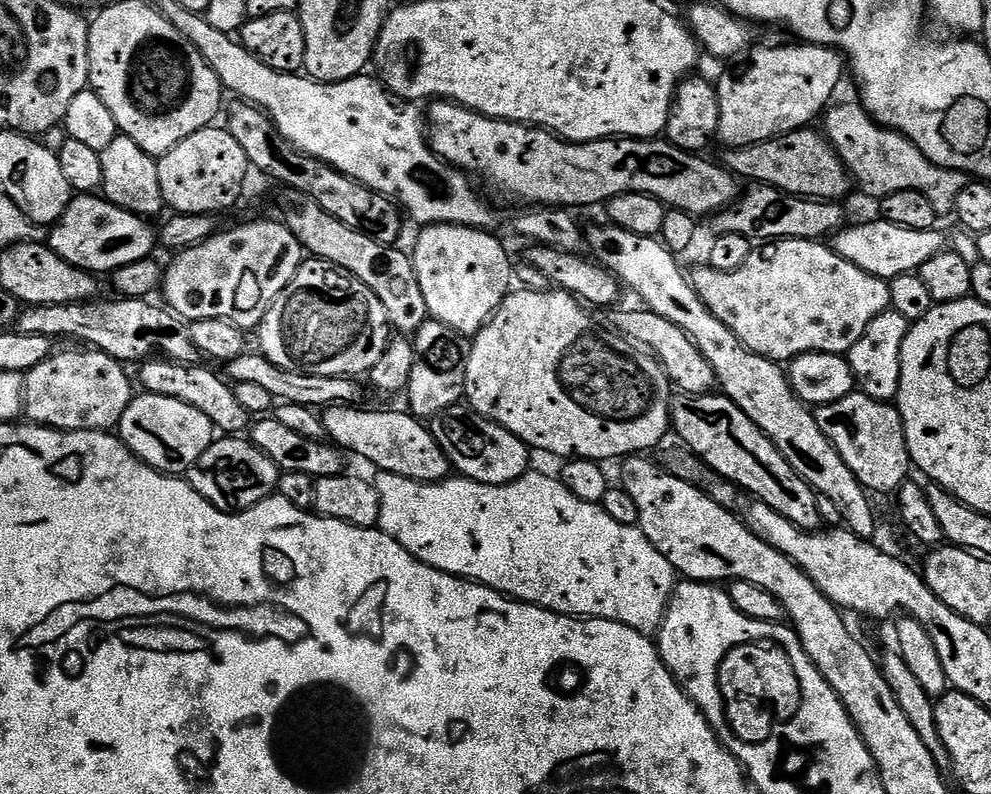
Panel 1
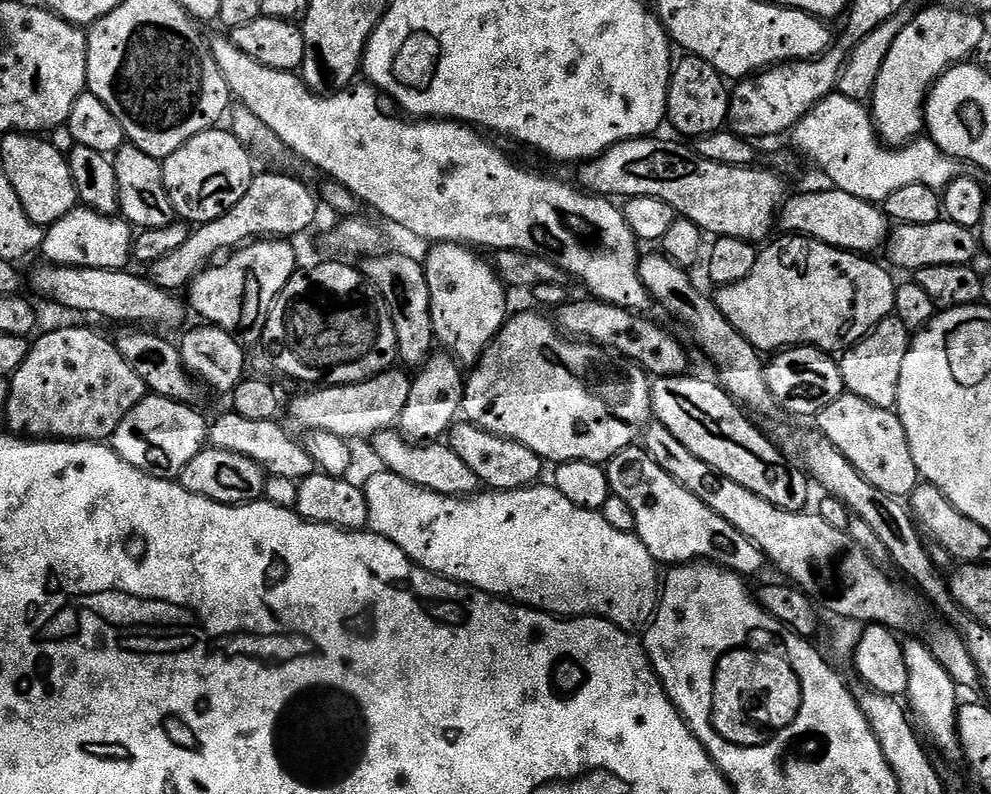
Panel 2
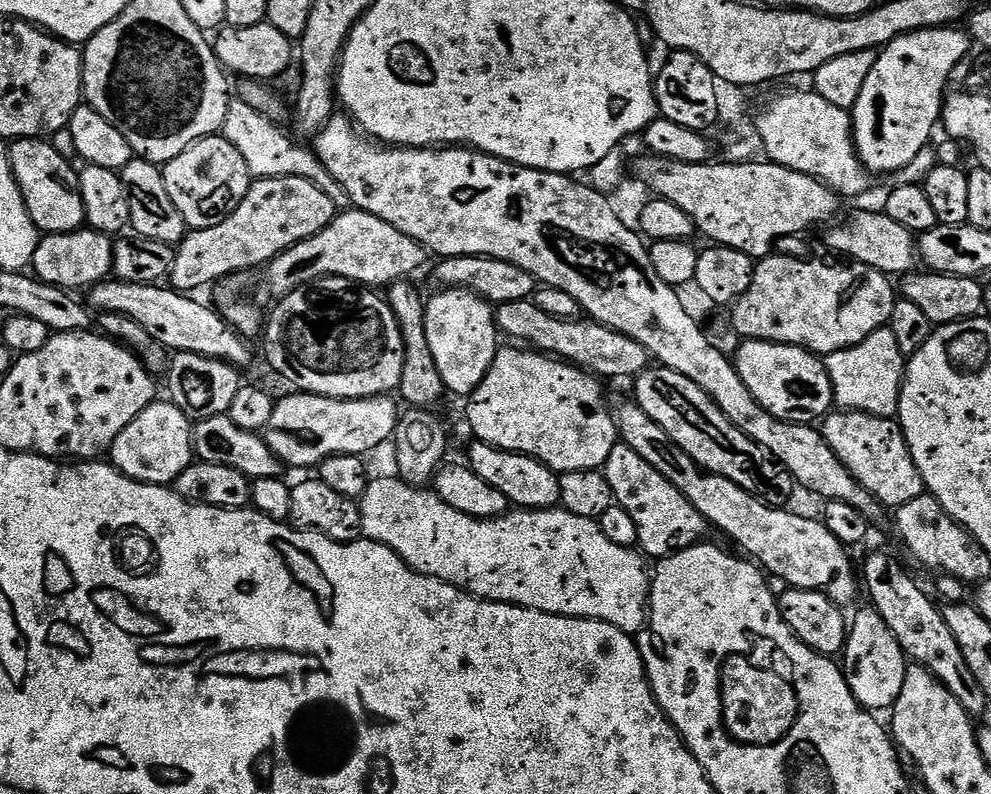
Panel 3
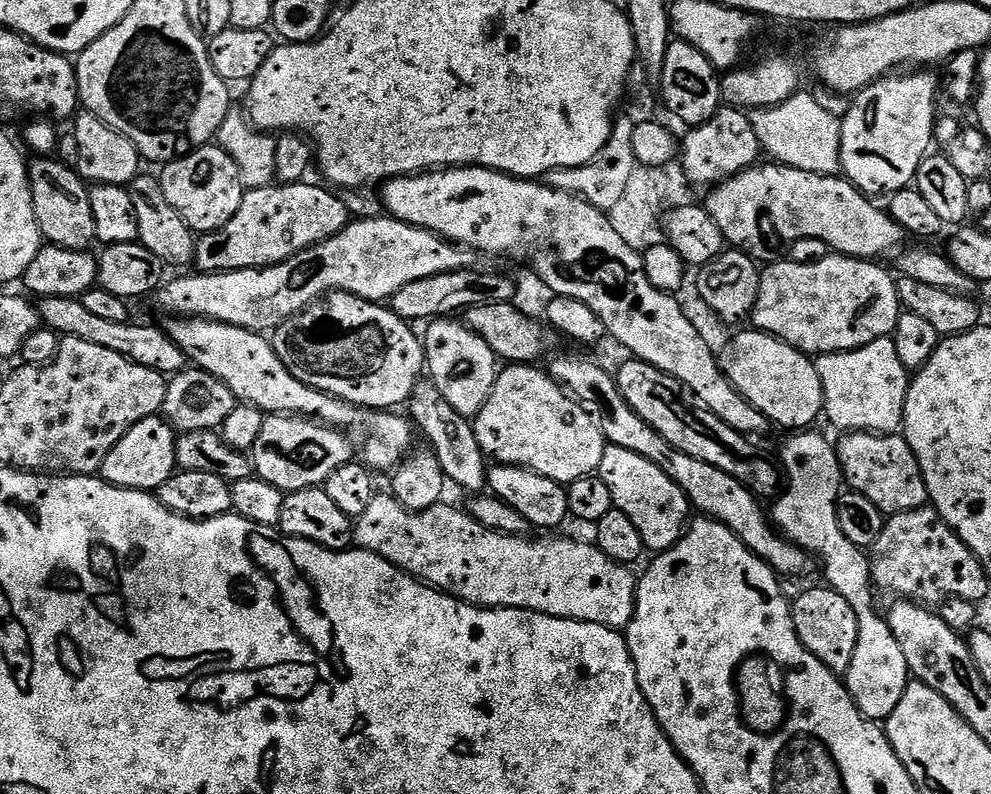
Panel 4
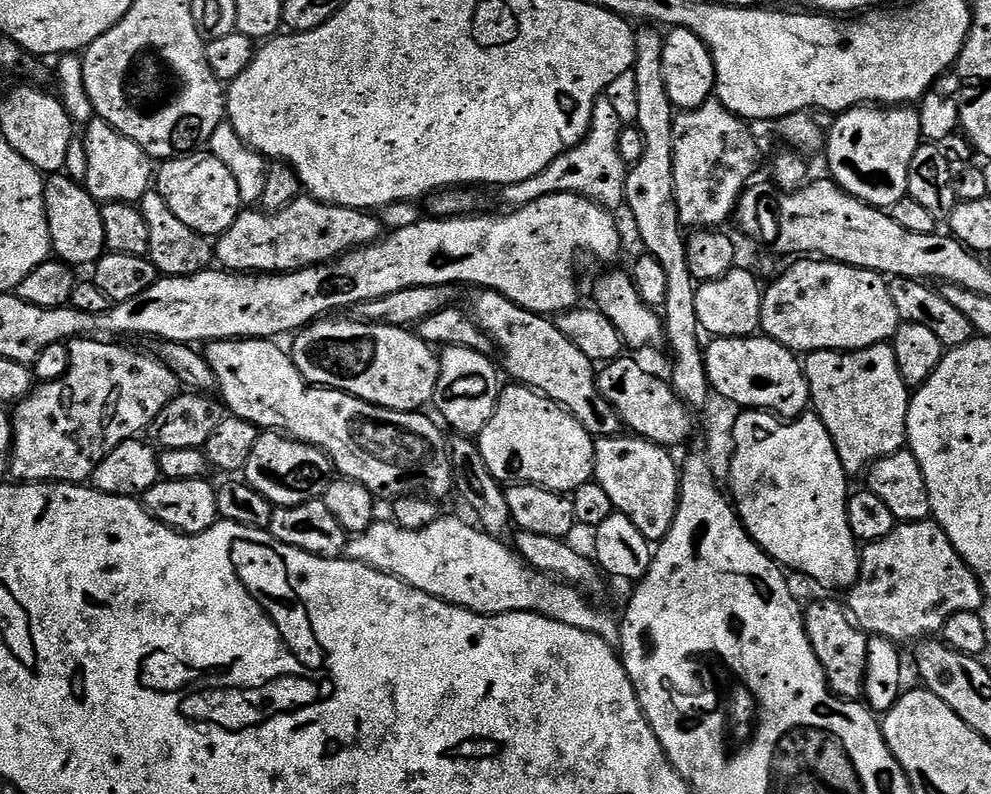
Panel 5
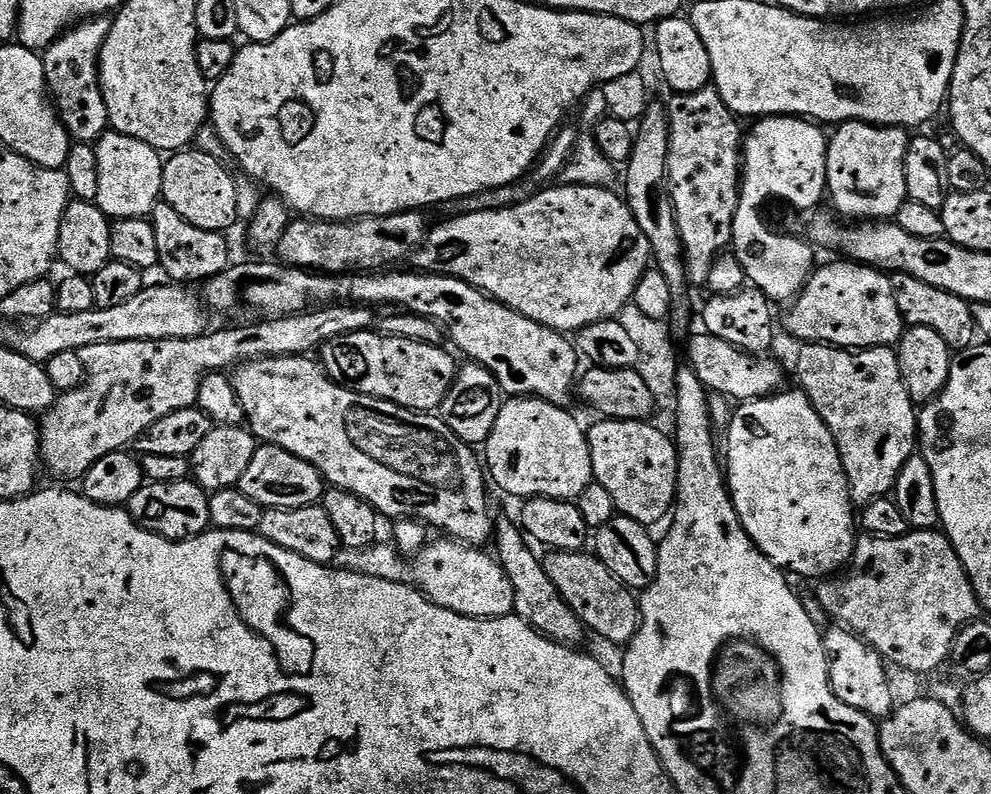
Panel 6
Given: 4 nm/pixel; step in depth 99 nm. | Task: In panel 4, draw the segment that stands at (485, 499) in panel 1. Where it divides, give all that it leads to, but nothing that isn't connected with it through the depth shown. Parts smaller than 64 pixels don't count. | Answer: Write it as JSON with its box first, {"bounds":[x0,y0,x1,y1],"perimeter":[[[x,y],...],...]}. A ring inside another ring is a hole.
{"bounds":[354,494,637,630],"perimeter":[[[378,494],[370,502],[370,507],[362,515],[354,520],[354,544],[357,549],[365,552],[373,552],[386,562],[390,562],[394,567],[401,568],[409,576],[415,576],[417,580],[447,592],[449,596],[456,597],[457,600],[465,600],[467,604],[475,604],[478,608],[525,608],[531,612],[541,612],[547,616],[557,616],[567,620],[581,620],[591,624],[601,624],[607,628],[617,630],[627,629],[628,623],[632,620],[632,615],[636,609],[636,586],[637,577],[632,577],[633,569],[626,564],[614,562],[603,550],[596,547],[595,543],[583,544],[580,540],[532,540],[528,536],[508,536],[504,532],[495,532],[486,526],[482,526],[467,511],[459,512],[456,508],[451,508],[448,502],[441,502],[433,506],[430,510],[421,512],[411,512],[400,505],[391,494]]]}

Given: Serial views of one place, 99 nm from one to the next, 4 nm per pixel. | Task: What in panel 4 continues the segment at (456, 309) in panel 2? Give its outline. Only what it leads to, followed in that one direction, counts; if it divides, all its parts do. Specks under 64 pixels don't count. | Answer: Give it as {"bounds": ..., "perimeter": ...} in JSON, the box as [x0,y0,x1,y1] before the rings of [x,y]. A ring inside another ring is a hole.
{"bounds":[422,318,498,418],"perimeter":[[[441,318],[431,321],[422,332],[426,372],[438,386],[438,394],[458,410],[460,416],[475,418],[486,406],[486,398],[490,398],[490,390],[494,390],[494,382],[498,371],[498,361],[494,350],[482,342],[478,334],[468,329],[467,324],[456,318]]]}

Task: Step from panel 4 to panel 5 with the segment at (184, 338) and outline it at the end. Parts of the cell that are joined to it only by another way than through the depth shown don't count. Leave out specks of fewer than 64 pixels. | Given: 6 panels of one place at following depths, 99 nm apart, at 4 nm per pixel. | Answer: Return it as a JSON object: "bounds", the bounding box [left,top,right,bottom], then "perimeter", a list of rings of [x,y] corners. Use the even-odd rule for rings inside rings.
{"bounds":[202,339,453,502],"perimeter":[[[271,339],[214,340],[203,349],[202,355],[214,370],[219,399],[233,417],[252,423],[260,430],[282,432],[293,440],[304,440],[307,444],[321,448],[332,460],[333,469],[343,479],[366,486],[373,496],[385,496],[385,501],[423,494],[440,502],[443,496],[453,495],[450,440],[444,437],[445,429],[435,419],[432,421],[430,417],[424,416],[423,411],[390,410],[333,388],[313,386],[300,373],[298,366],[294,366],[291,355],[285,349],[283,352],[276,344],[279,343]]]}

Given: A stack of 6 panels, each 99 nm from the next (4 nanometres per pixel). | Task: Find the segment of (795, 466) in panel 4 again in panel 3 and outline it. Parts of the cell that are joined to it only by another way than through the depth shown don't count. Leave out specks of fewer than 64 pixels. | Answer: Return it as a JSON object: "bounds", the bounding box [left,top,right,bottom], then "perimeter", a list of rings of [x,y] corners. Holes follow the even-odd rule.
{"bounds":[842,606,906,710],"perimeter":[[[865,606],[856,617],[851,617],[848,641],[842,653],[842,671],[854,698],[866,710],[891,709],[902,690],[906,657],[898,638],[886,626],[877,608]]]}

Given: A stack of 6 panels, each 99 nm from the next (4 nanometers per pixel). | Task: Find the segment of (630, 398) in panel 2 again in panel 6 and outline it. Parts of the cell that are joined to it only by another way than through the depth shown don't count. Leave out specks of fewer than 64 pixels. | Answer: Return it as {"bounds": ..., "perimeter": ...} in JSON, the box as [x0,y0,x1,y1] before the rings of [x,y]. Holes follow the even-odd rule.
{"bounds":[482,399,594,501],"perimeter":[[[505,399],[498,414],[498,422],[494,422],[494,430],[488,435],[488,442],[482,448],[491,483],[496,483],[502,491],[509,492],[512,496],[520,496],[519,498],[545,496],[555,500],[575,501],[582,494],[582,490],[586,490],[586,486],[593,483],[594,477],[585,425],[580,425],[570,413],[568,408],[559,408],[557,404],[545,400]]]}

